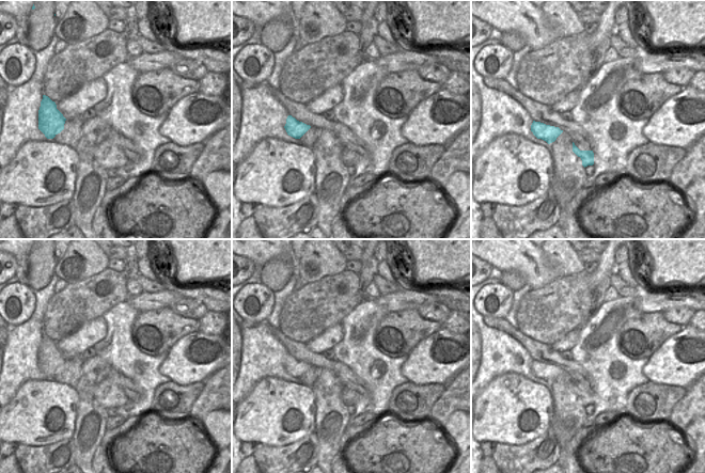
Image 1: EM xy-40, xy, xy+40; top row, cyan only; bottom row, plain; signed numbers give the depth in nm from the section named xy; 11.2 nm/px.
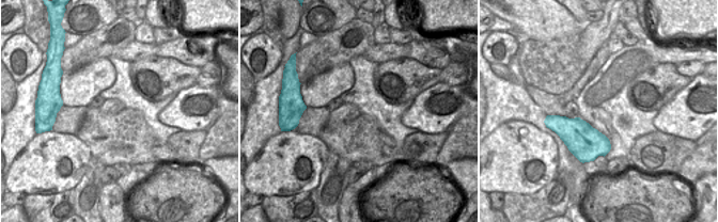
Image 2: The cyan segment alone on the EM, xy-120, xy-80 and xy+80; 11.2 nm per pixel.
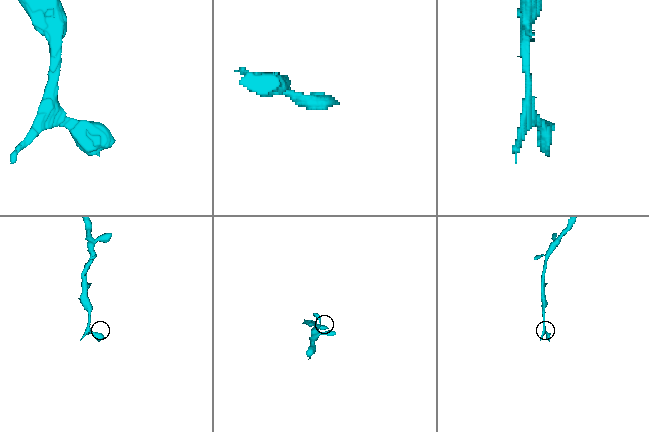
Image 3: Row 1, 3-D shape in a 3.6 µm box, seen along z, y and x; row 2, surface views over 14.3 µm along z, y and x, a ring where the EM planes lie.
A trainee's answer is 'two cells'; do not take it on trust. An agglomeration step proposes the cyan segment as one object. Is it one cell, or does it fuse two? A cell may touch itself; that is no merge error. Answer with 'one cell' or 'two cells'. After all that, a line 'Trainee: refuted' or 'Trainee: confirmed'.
one cell
Trainee: refuted

